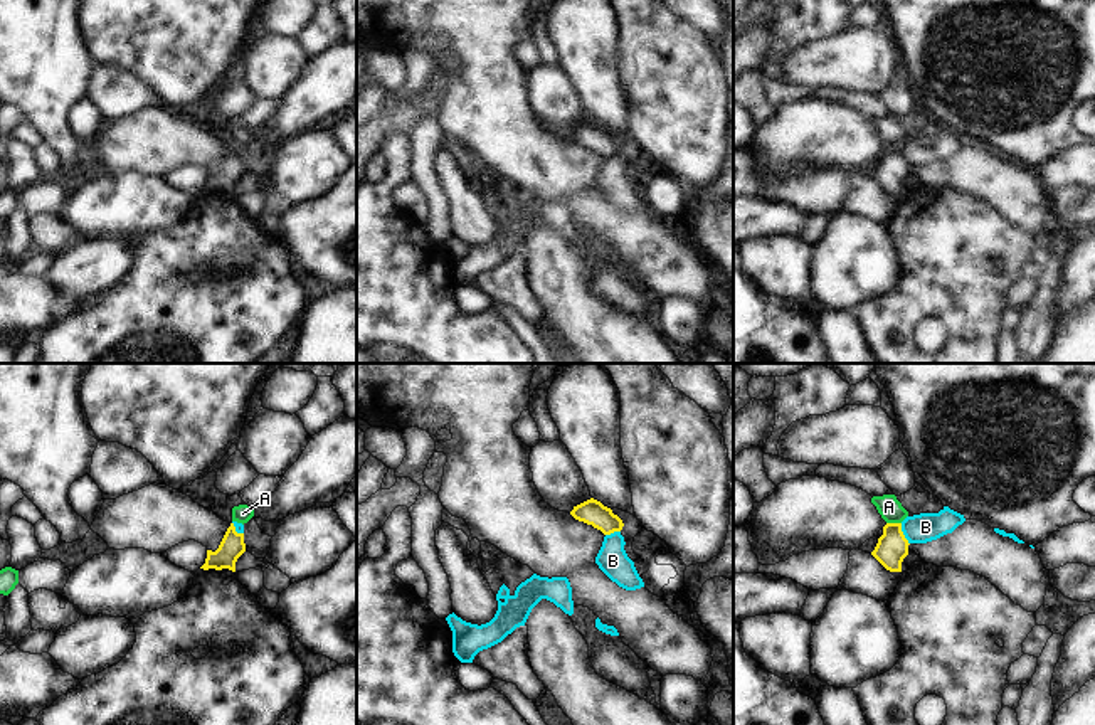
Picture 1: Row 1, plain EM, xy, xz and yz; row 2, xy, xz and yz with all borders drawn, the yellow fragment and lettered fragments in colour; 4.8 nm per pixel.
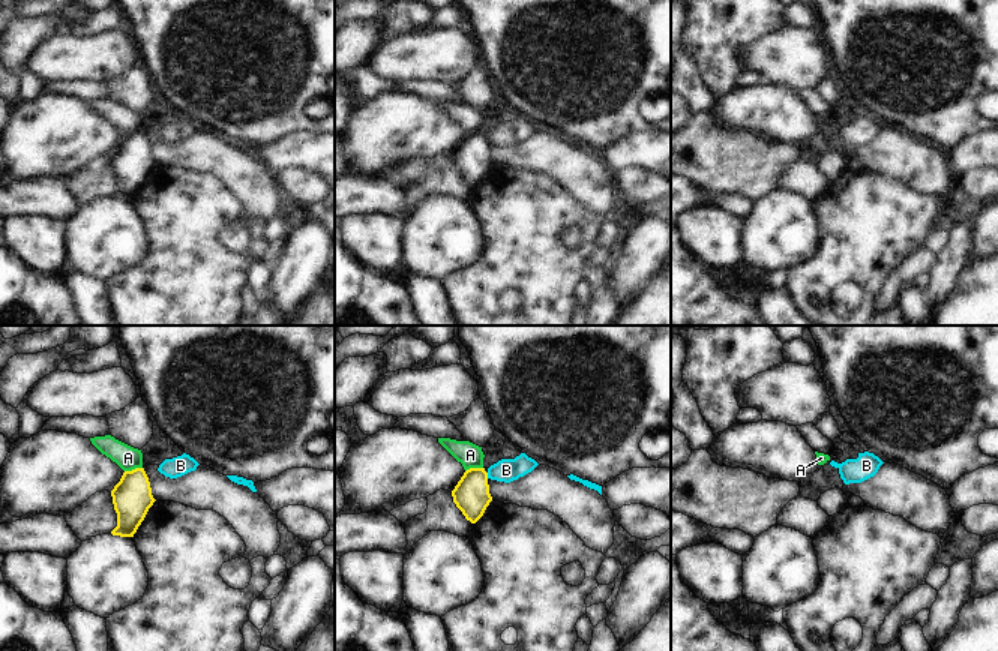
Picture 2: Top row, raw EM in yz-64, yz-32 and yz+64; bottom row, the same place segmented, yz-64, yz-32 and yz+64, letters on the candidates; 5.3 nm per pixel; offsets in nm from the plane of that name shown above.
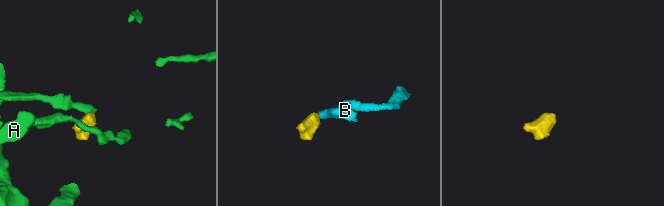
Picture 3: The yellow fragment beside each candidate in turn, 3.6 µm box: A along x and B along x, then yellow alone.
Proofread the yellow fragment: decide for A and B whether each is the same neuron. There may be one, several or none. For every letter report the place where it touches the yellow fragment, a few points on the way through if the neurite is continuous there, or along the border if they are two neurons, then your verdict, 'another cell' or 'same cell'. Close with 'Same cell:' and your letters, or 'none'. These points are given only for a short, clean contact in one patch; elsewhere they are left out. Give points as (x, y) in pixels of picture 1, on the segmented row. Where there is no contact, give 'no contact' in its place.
A: contact yz (893, 523); border yz (887, 522), (900, 523); another cell
B: contact yz (902, 534); border yz (900, 523), (900, 530), (909, 544); another cell
Same cell: none

